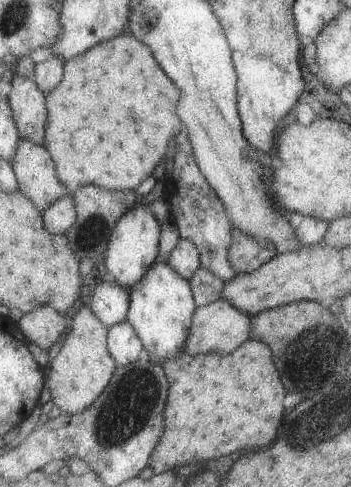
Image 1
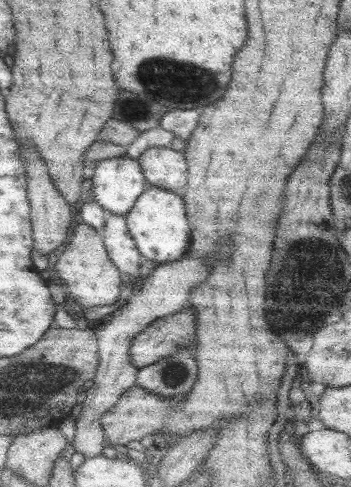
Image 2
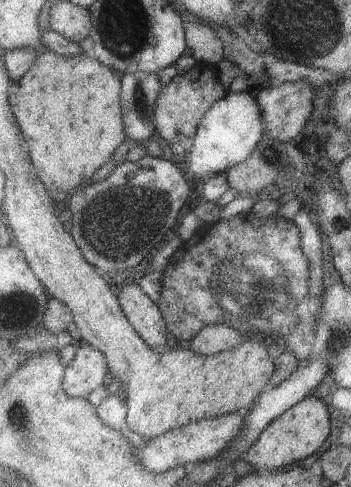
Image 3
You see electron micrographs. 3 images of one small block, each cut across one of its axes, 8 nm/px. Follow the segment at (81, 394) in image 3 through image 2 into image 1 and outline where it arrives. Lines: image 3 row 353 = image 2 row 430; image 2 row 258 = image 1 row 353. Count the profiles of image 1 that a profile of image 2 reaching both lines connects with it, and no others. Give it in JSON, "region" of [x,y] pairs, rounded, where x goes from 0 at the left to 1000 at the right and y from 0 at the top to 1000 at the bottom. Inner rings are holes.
{"region":[[[630,612],[601,624],[567,628],[567,632],[556,632],[556,641],[544,649],[538,686],[521,702],[510,731],[556,731],[556,727],[584,731],[613,719],[630,727],[647,727],[658,719],[675,719],[709,694],[709,661],[715,661],[715,653],[698,641],[681,641],[675,632],[647,624],[647,616],[630,616]]]}

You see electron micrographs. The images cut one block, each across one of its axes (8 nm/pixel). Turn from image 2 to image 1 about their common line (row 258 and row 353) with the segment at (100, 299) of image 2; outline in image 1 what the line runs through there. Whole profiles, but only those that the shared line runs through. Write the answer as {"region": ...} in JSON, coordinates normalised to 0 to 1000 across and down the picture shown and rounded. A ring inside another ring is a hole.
{"region":[[[236,616],[219,628],[214,649],[202,653],[168,723],[157,727],[145,747],[134,747],[140,764],[128,768],[128,821],[145,821],[174,846],[197,854],[236,846],[311,793],[311,776],[322,772],[333,747],[305,719],[305,682],[305,669],[265,645],[265,637]]]}

